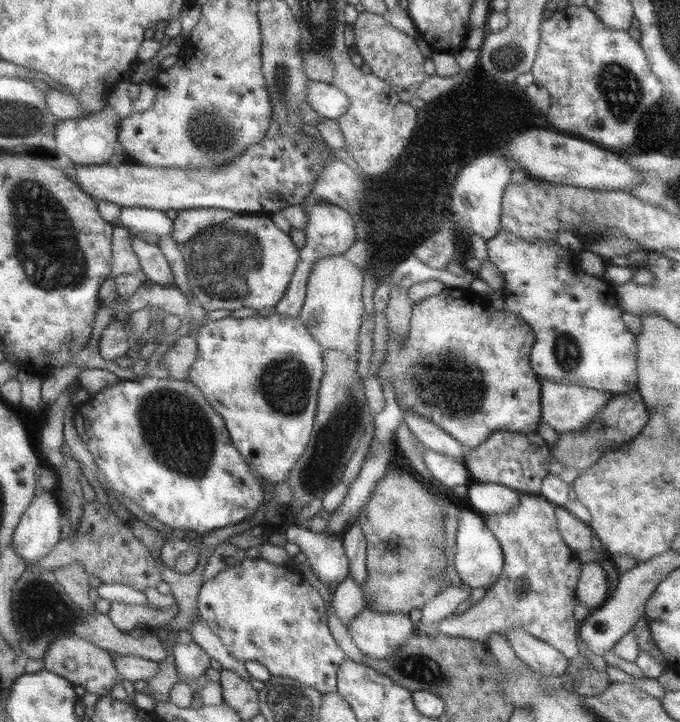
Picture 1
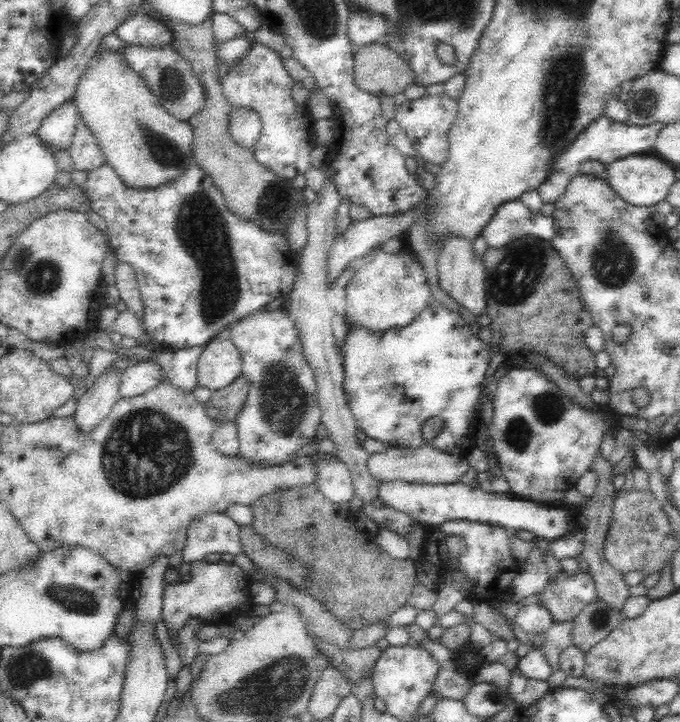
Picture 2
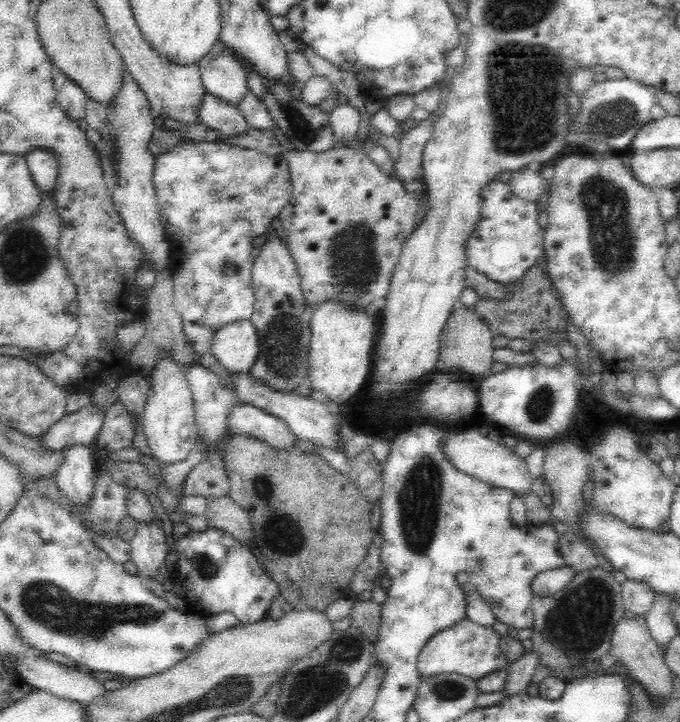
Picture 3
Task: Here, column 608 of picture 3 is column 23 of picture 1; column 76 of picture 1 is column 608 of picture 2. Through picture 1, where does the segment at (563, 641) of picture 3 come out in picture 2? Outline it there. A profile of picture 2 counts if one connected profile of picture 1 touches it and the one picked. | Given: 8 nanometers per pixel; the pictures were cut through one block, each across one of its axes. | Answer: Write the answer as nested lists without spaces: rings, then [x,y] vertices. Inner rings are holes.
[[[597,597],[590,604],[584,606],[582,612],[573,618],[572,645],[576,645],[584,652],[590,650],[598,642],[604,640],[624,618],[626,617],[622,611],[614,610]]]

